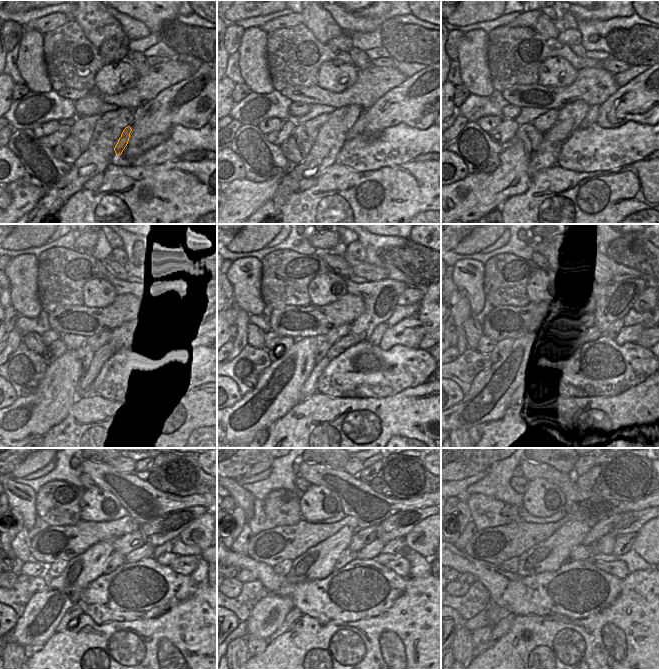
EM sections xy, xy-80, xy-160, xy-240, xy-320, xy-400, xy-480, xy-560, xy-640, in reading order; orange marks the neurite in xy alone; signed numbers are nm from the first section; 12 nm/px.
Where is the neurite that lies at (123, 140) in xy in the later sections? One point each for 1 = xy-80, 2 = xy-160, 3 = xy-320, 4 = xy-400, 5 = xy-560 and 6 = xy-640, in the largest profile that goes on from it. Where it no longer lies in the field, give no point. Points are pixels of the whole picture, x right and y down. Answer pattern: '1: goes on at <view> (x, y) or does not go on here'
1: goes on at xy-80 (359, 126)
2: goes on at xy-160 (591, 117)
3: goes on at xy-320 (375, 338)
4: goes on at xy-400 (613, 330)
5: goes on at xy-560 (395, 547)
6: goes on at xy-640 (623, 544)

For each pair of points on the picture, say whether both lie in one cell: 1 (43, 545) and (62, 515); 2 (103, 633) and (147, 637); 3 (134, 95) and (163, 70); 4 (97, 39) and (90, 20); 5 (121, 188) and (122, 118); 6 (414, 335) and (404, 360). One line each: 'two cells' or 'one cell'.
1: two cells
2: one cell
3: one cell
4: one cell
5: two cells
6: two cells

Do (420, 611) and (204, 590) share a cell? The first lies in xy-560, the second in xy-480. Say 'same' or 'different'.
same

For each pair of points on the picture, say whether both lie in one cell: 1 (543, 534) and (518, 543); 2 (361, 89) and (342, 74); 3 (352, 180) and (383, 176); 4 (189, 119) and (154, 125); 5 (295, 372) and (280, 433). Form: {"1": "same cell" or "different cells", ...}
{"1": "same cell", "2": "different cells", "3": "same cell", "4": "same cell", "5": "different cells"}

